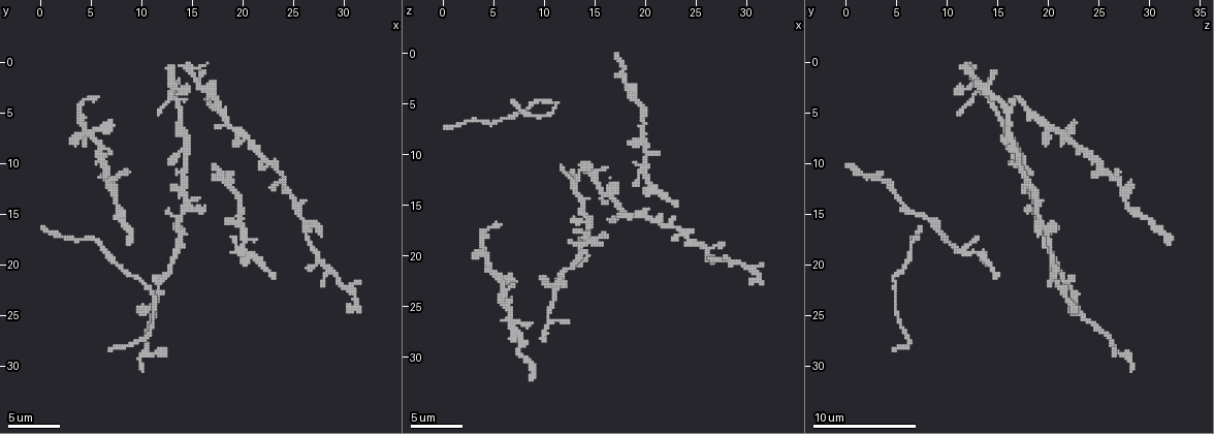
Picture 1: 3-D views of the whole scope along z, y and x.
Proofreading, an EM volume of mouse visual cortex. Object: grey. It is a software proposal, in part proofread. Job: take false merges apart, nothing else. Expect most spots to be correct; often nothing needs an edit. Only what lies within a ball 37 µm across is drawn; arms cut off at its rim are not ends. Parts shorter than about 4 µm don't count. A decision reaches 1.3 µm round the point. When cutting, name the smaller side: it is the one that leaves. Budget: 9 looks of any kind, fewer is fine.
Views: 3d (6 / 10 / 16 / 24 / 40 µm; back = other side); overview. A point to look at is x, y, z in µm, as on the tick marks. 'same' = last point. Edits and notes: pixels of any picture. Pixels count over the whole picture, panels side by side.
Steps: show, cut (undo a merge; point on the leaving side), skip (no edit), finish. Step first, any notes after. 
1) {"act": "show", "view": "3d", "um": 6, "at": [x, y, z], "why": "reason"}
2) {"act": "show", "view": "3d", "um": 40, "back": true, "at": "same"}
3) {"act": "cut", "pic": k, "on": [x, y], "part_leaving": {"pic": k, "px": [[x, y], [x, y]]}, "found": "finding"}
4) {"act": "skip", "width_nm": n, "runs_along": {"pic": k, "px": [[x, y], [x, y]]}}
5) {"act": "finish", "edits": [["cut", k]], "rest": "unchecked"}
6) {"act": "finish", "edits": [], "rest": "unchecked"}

{"act": "show", "view": "3d", "um": 6, "at": [10.8, 22.2, 4.8]}

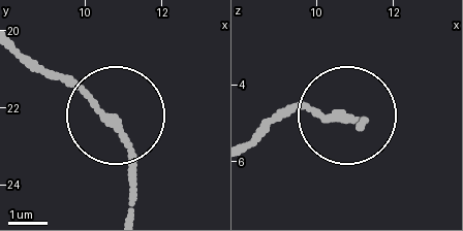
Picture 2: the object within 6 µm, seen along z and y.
{"act": "skip", "found": "continuous, no second neuron"}

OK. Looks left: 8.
{"act": "show", "view": "3d", "um": 6, "at": [19.8, 18.6, 11.6], "why": "four or more arms meet"}

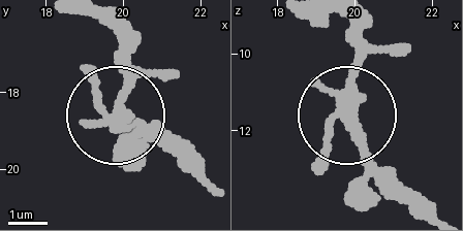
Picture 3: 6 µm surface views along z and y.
{"act": "skip", "width_nm": 280, "found": "all the same neuron"}

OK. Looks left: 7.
{"act": "show", "view": "3d", "um": 10, "at": [14.2, 14.6, 18.6], "why": "three-way junction"}

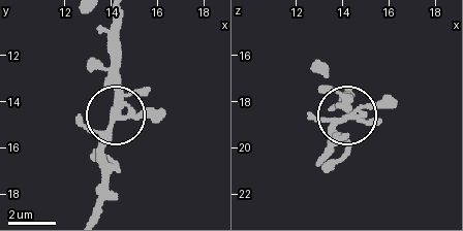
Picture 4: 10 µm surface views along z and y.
{"act": "skip", "width_nm": 230, "runs_along": {"pic": 4, "px": [[116, 18], [116, 118], [99, 163]]}, "found": "one neuron here"}

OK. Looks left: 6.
{"act": "show", "view": "3d", "um": 6, "at": [27.6, 19.4, 20.4], "why": "three-way junction"}

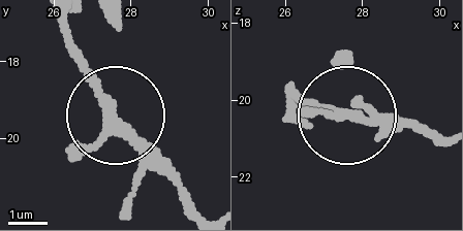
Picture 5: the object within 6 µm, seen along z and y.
{"act": "skip", "width_nm": 220, "found": "continuous, no second neuron"}

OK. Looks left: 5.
{"act": "finish", "edits": [], "rest": "unchecked"}

